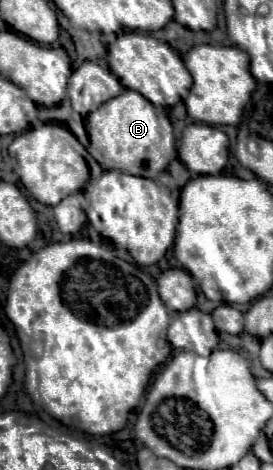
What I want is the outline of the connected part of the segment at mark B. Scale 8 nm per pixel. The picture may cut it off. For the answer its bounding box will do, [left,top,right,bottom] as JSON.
[86,88,177,178]

